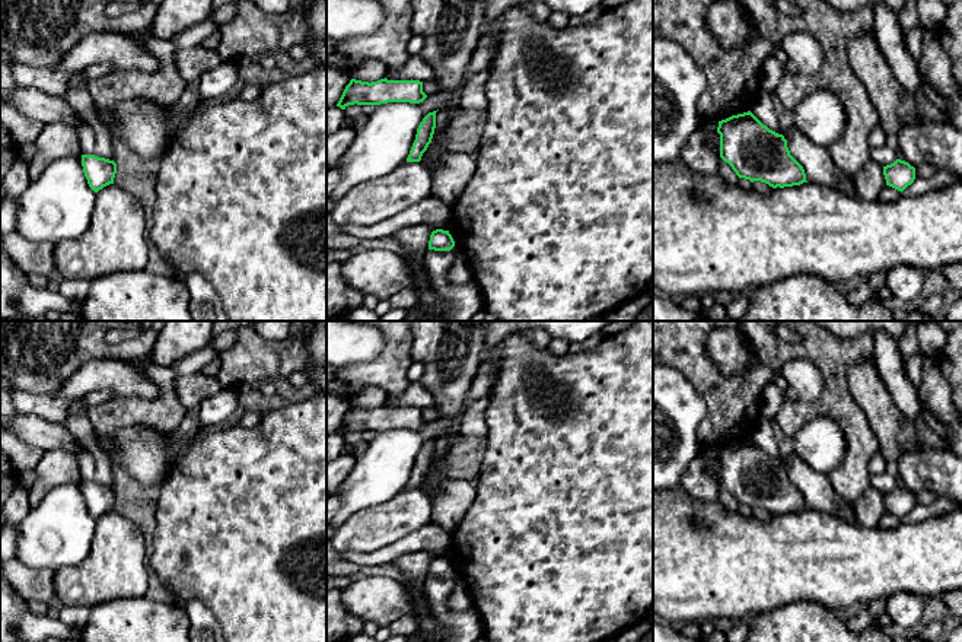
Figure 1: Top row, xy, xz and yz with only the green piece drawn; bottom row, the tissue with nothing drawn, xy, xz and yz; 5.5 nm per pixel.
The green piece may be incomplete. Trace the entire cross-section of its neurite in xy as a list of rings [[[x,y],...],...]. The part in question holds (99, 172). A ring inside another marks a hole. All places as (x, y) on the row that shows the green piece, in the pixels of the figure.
[[[82,155],[82,166],[89,187],[98,193],[103,187],[114,184],[117,163],[95,155]]]

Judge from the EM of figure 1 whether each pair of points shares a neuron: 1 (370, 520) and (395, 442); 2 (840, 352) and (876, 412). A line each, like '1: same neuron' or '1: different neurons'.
1: different neurons
2: different neurons

